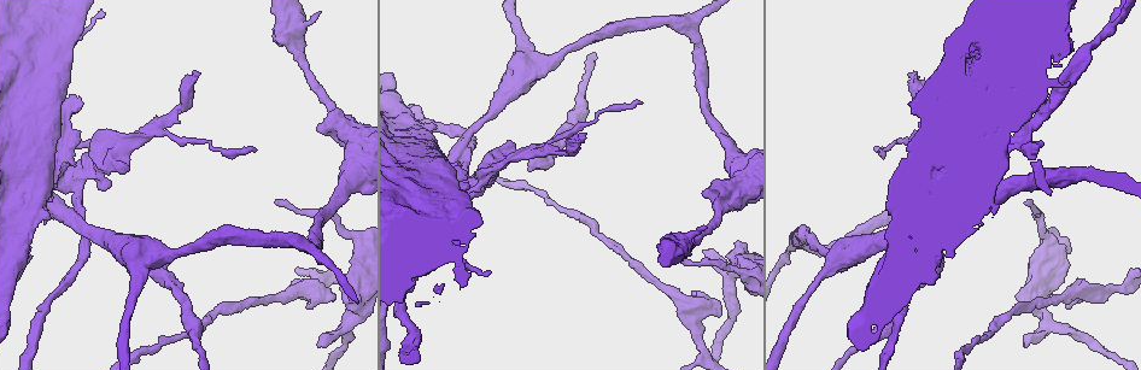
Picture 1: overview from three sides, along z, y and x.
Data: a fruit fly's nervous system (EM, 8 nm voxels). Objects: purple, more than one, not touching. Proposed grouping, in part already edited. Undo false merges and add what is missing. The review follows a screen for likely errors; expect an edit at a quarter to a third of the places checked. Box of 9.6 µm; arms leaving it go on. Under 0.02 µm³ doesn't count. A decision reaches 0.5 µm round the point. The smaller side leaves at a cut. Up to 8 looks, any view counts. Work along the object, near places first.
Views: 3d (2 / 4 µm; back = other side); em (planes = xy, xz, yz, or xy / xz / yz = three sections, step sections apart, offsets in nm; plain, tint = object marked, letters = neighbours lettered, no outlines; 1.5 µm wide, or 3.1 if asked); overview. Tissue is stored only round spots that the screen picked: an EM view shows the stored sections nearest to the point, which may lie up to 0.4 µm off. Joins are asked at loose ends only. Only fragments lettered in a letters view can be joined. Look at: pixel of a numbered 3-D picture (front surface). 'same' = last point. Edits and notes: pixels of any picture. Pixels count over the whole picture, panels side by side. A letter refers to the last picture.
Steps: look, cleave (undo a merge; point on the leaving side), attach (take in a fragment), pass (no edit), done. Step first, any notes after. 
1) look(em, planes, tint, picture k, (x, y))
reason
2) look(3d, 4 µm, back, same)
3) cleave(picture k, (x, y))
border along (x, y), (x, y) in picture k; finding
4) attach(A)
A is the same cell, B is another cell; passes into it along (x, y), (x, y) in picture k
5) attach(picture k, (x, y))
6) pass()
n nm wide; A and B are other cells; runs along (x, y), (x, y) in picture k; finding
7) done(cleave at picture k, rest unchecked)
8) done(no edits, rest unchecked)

look(3d, 2 µm, picture 1, (153, 130))
a fork

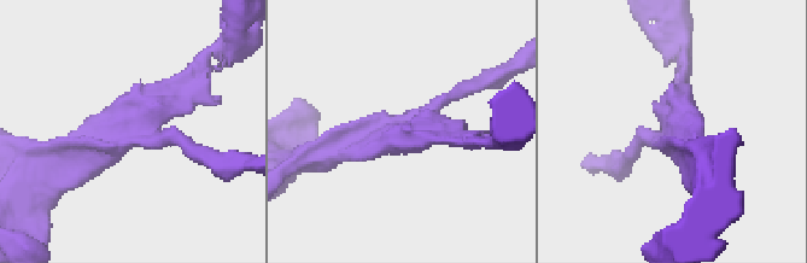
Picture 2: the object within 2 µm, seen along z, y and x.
look(em, planes, letters, picture 2, (671, 131))
need the tissue

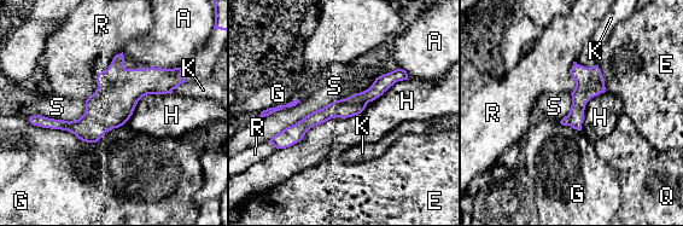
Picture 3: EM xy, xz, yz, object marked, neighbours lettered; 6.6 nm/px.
pass()
H touches over 1000 nm; A, E, G, H, K, Q, R and S are other cells; border along (377, 77), (267, 140) in picture 3; one cell here

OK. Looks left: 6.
look(em, 3.1 µm, yz, step 16, letters, picture 1, (414, 122))
an open end

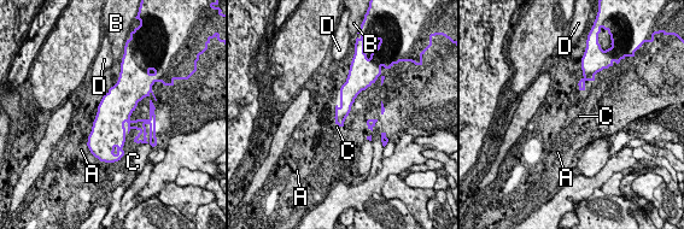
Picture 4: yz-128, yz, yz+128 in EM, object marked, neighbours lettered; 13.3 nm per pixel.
look(em, 3.1 µm, planes, letters, same)

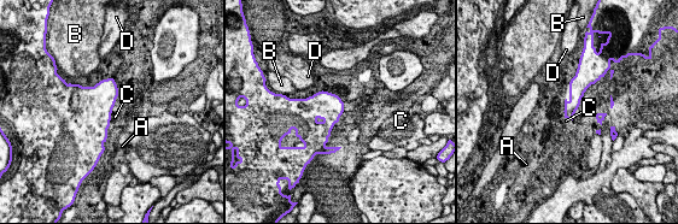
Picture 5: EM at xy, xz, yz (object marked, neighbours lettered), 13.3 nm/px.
pass()
A, B, C and D are other cells; border along (563, 113), (568, 119), (573, 119) in picture 5; none of them fits

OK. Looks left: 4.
look(3d, 4 µm, picture 1, (531, 171))
stops while still wide

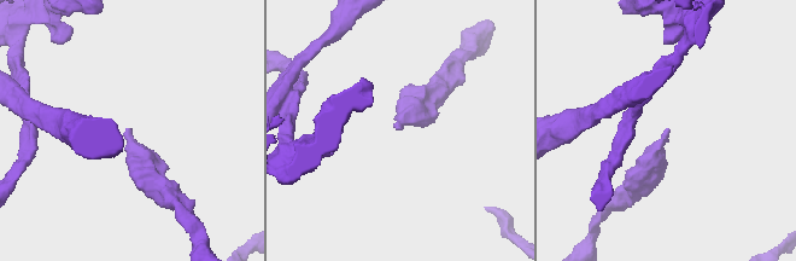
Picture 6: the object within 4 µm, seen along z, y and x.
look(em, xy, step 8, tint, picture 6, (399, 126))

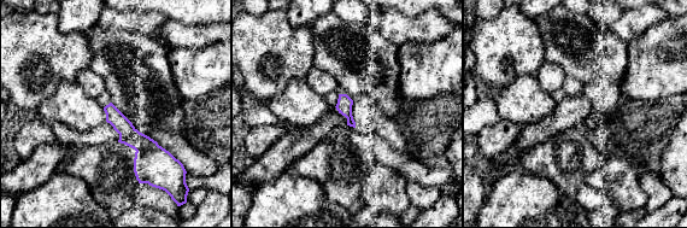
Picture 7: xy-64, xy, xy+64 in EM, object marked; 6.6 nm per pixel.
look(em, planes, letters, same)
another direction

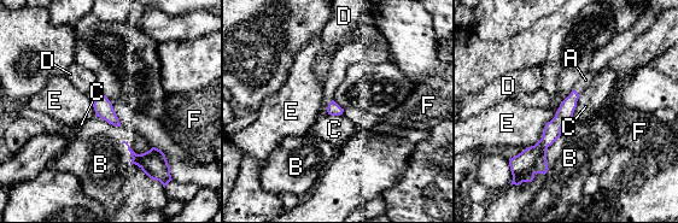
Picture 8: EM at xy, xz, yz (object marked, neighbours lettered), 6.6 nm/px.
attach(A)
A is the same cell, B, C, D, E and F are other cells; passes into it along (565, 112), (576, 92), (585, 80) in picture 8; the cell continues

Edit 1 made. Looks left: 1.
done(attach at picture 8, rest unchecked)

